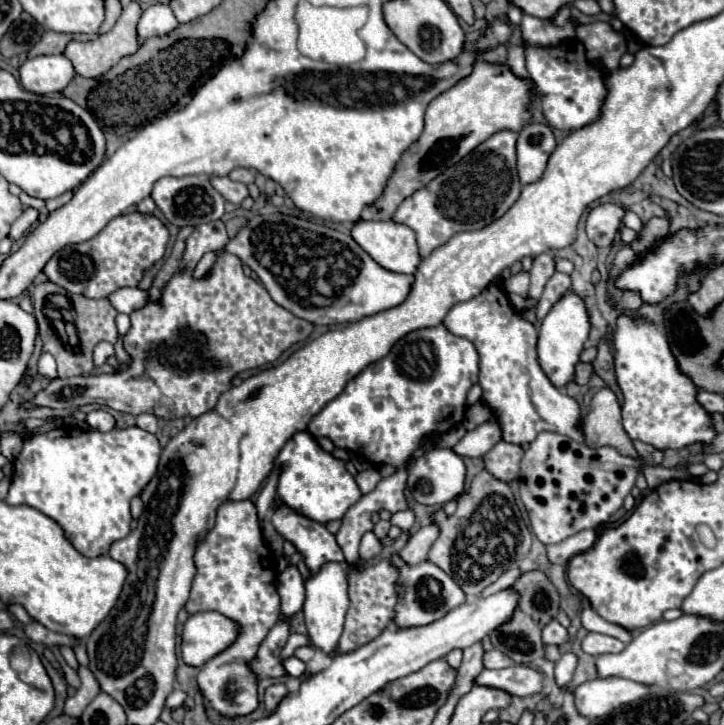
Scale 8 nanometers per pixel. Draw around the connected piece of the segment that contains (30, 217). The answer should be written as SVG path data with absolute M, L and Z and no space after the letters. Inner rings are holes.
M27 208L27 210L15 220L15 224L11 226L9 238L11 238L11 240L19 240L19 238L37 222L37 216L39 216L39 212L37 212L35 208Z

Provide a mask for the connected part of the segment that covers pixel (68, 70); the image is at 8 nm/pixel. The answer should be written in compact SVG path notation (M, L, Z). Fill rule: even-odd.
M37 56L25 60L19 68L19 80L25 90L35 94L50 95L63 92L73 80L73 64L63 56Z

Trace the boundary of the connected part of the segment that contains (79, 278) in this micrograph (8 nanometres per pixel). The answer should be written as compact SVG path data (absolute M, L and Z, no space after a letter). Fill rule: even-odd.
M131 212L111 220L95 238L87 242L89 258L63 258L63 250L59 250L49 264L45 264L43 272L51 282L67 288L69 292L85 294L87 298L105 298L119 288L137 286L143 274L163 258L167 242L169 232L155 216L139 216L139 212ZM75 260L93 260L93 268L81 268Z

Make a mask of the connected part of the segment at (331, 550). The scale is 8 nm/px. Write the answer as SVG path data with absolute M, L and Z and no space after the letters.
M275 506L271 522L283 540L291 542L303 556L311 576L317 574L327 562L345 562L335 536L323 524L307 520L305 516L299 516L283 506Z

